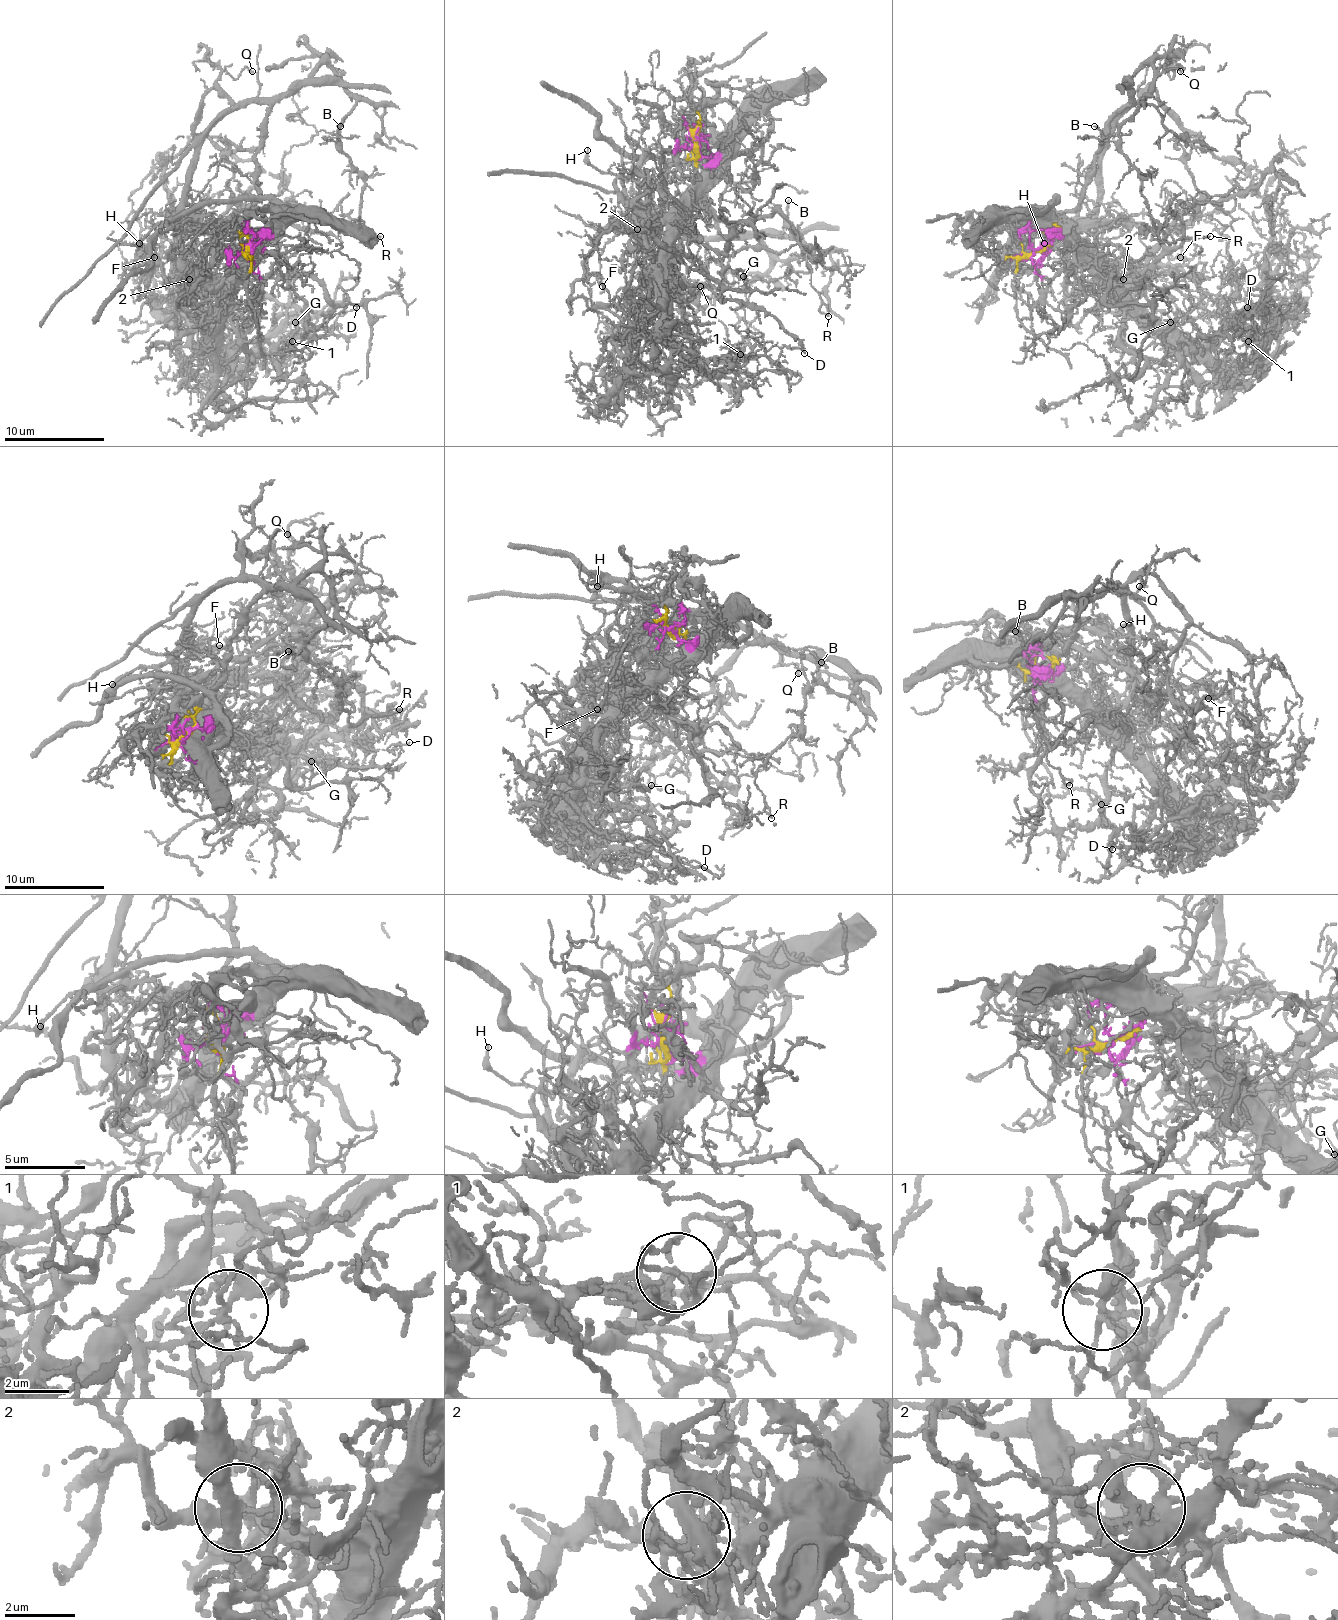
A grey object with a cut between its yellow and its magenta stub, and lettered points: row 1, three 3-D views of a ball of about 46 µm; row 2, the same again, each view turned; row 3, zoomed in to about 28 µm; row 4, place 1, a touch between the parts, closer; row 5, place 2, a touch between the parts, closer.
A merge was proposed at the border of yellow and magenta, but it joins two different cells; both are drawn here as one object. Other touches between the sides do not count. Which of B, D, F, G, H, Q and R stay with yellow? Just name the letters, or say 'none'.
B, H, Q, R

